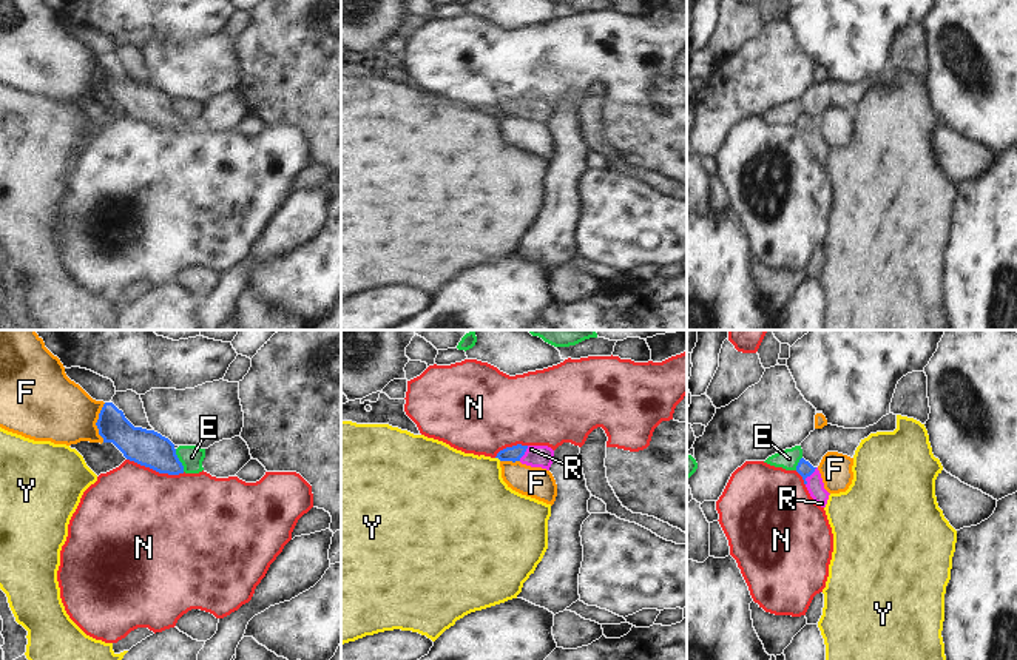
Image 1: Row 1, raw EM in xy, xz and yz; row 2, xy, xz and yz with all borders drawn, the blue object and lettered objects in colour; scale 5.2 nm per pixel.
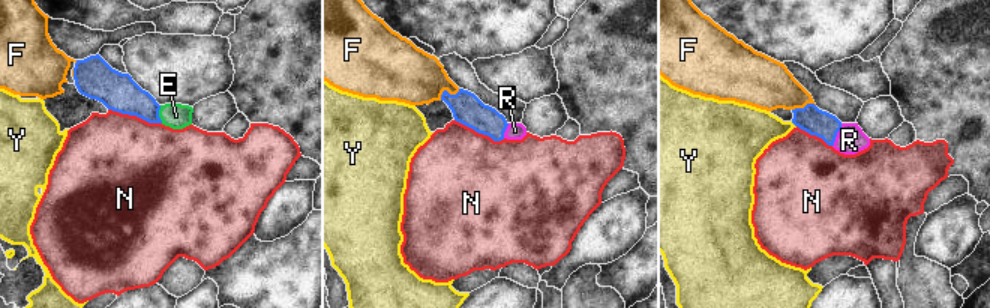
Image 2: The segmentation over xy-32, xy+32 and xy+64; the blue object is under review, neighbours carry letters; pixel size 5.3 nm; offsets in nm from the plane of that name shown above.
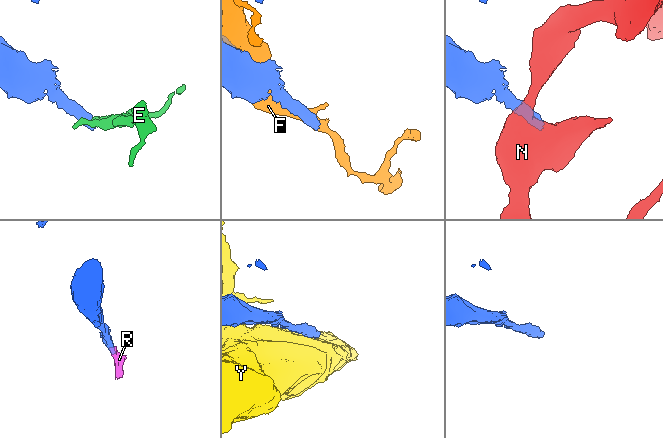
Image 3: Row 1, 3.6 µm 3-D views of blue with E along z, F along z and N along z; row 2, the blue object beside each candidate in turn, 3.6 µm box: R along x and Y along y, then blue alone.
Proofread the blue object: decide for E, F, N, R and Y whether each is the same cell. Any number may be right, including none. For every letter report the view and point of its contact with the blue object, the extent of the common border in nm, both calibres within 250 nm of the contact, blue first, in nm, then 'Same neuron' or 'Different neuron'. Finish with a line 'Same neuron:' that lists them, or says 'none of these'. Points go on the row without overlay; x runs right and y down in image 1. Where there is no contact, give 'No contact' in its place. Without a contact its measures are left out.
E: Touches blue at xy (178, 114). Shared border 130 nm. Thickness 190 nm (blue) against 120 nm. Different neuron
F: Touches blue at xy (96, 77). Shared border 200 nm. Thickness 180 nm (blue) against 360 nm. Different neuron
N: Touches blue at xy (156, 125). Shared border 320 nm. Thickness 190 nm (blue) against 500 nm. Different neuron
R: Touches blue at yz (807, 130). Shared border 110 nm. Thickness 80 nm (blue) against 90 nm. Same neuron
Y: Touches blue at xz (499, 113). Shared border 40 nm. Thickness 80 nm (blue) against 420 nm. Different neuron
Same neuron: R

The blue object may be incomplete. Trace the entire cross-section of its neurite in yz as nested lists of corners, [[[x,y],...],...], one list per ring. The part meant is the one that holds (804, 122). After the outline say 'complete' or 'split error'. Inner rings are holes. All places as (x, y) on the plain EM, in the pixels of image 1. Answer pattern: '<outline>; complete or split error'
[[[801,113],[796,120],[796,126],[802,131],[813,156],[821,162],[826,162],[830,148],[824,143],[824,137],[818,122],[813,122],[809,116]]]; split error

